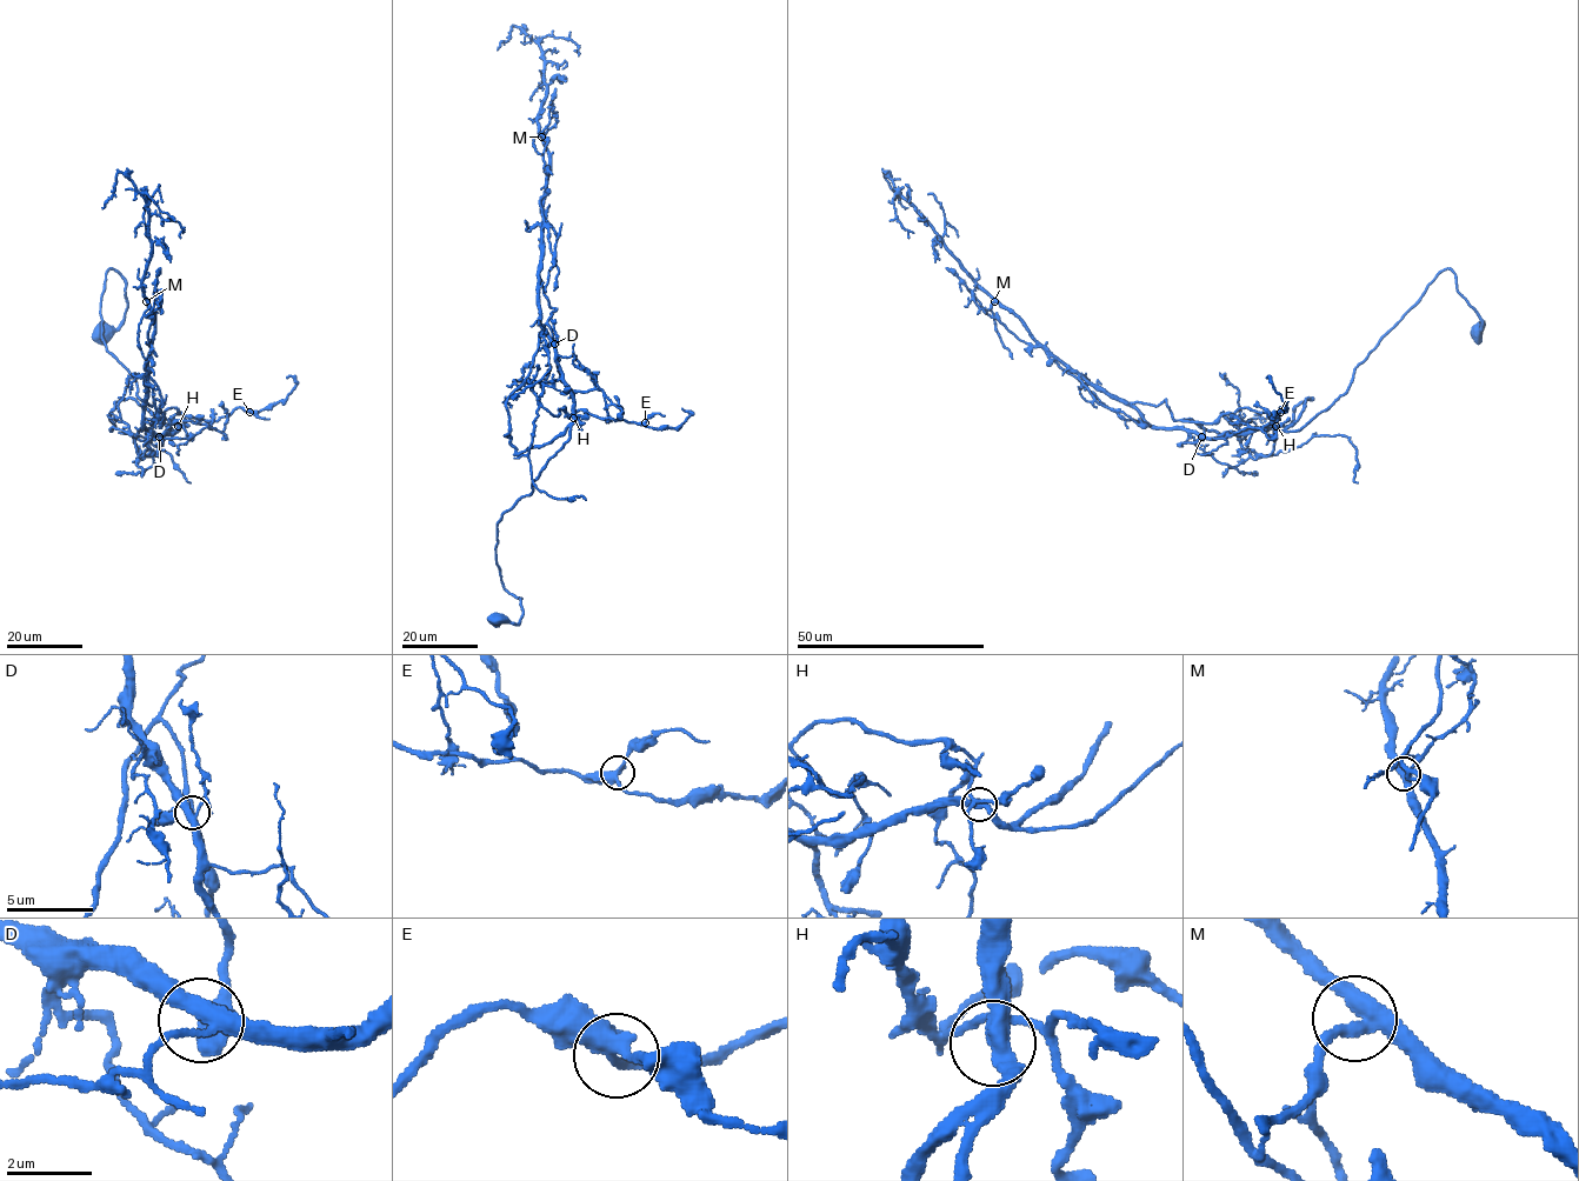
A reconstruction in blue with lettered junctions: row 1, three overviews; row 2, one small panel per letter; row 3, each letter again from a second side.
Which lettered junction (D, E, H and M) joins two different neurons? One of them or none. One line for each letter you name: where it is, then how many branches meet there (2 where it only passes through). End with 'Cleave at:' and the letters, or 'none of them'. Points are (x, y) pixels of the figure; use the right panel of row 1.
Cleave at: none of them

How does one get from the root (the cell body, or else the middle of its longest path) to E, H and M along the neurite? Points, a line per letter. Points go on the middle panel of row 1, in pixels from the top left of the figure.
E: (498, 619), (517, 624), (522, 608), (500, 579), (497, 524), (566, 442), (568, 416), (585, 409), (645, 422)
H: (498, 619), (517, 624), (522, 608), (500, 579), (497, 524), (532, 492), (532, 482), (568, 439), (573, 418)
M: (498, 619), (517, 624), (522, 608), (500, 579), (497, 524), (573, 420), (540, 322), (541, 137)

